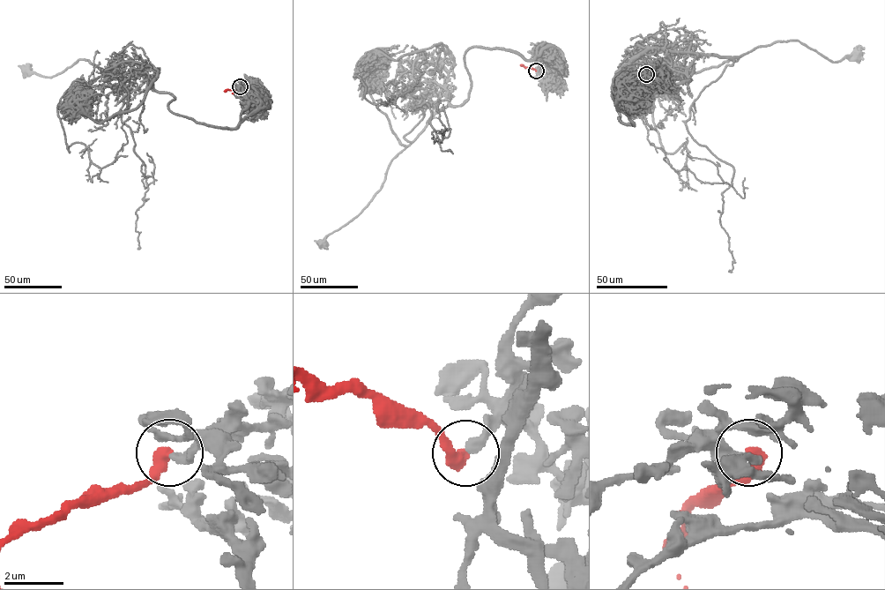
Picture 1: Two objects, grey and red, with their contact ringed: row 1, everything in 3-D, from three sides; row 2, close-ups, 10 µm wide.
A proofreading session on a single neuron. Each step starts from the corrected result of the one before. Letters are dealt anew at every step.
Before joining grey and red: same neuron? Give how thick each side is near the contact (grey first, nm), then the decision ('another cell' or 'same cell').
calibres 320 and 480 nm; another cell

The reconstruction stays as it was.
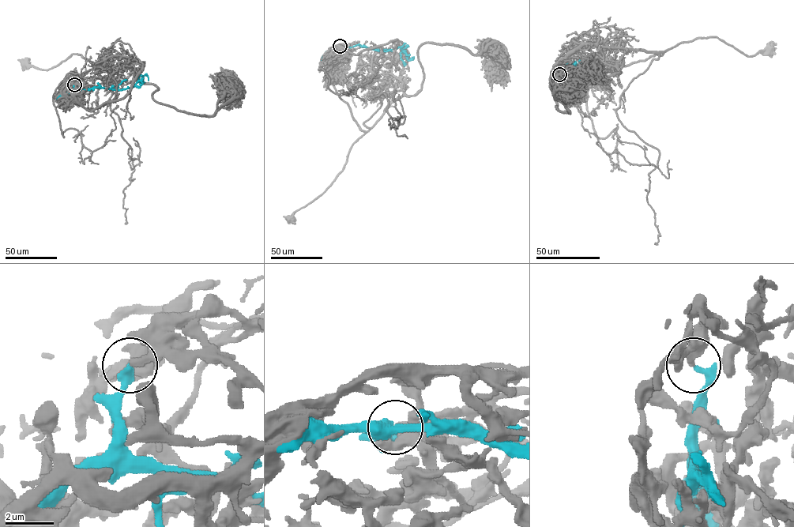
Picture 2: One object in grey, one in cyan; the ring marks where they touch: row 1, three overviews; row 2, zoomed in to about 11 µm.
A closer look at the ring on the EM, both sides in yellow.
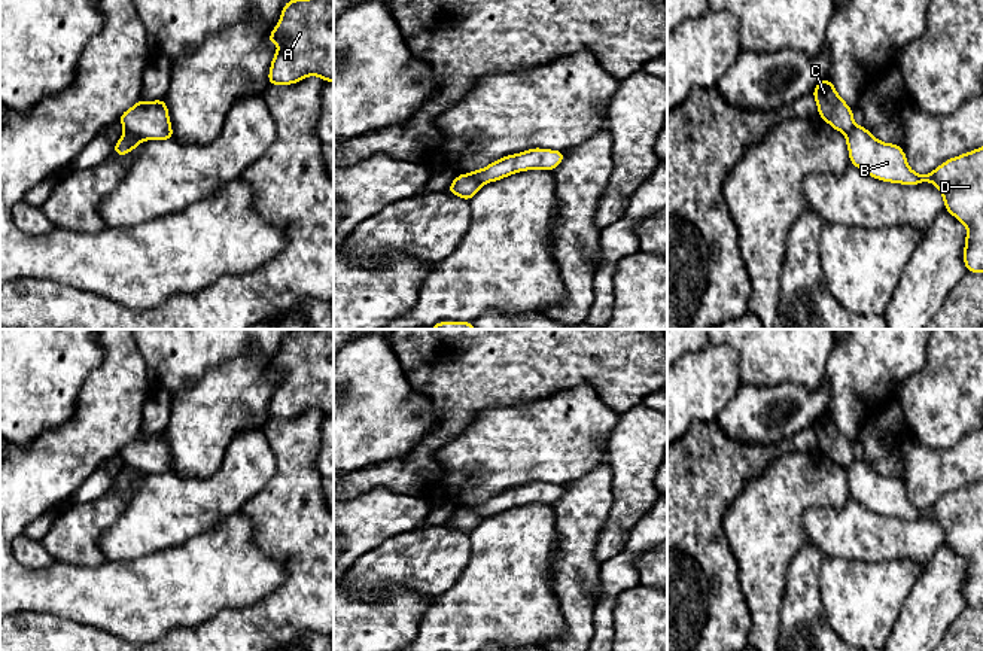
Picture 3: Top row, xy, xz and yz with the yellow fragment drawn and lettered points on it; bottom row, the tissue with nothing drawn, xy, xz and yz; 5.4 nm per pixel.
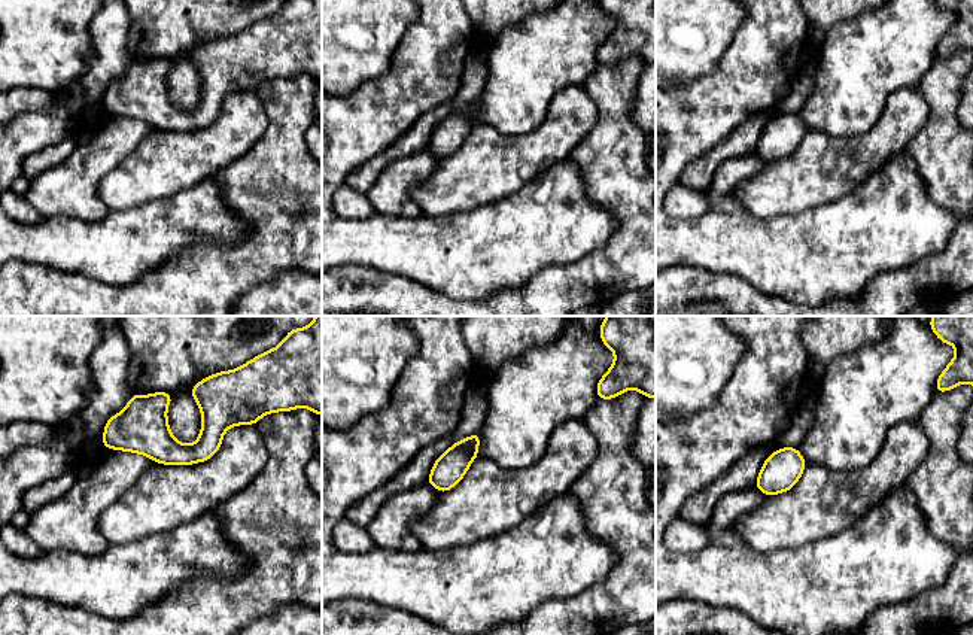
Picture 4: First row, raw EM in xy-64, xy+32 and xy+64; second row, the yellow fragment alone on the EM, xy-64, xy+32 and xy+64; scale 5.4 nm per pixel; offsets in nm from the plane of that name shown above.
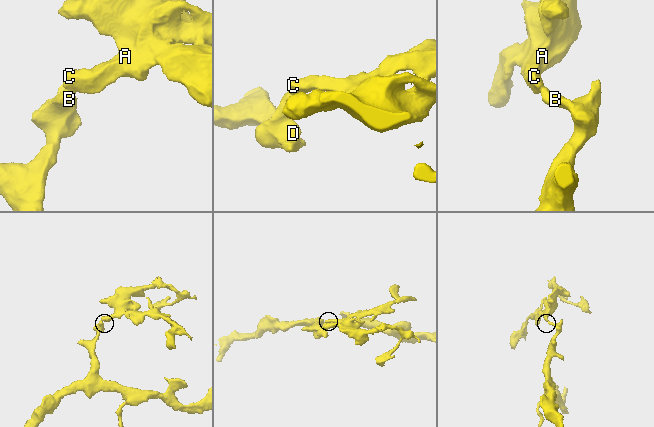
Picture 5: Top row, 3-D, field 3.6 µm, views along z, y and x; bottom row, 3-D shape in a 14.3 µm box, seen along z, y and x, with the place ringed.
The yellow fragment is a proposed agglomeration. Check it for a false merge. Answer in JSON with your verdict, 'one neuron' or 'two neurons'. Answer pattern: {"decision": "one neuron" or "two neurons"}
{"decision": "two neurons"}

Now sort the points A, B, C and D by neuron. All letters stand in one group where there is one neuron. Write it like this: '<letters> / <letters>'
A C / B D

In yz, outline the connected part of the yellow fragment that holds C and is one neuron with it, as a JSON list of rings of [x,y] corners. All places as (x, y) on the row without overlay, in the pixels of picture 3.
[[[828,411],[815,420],[812,429],[816,434],[819,451],[828,456],[830,460],[843,468],[849,468],[856,460],[852,442],[837,428]]]

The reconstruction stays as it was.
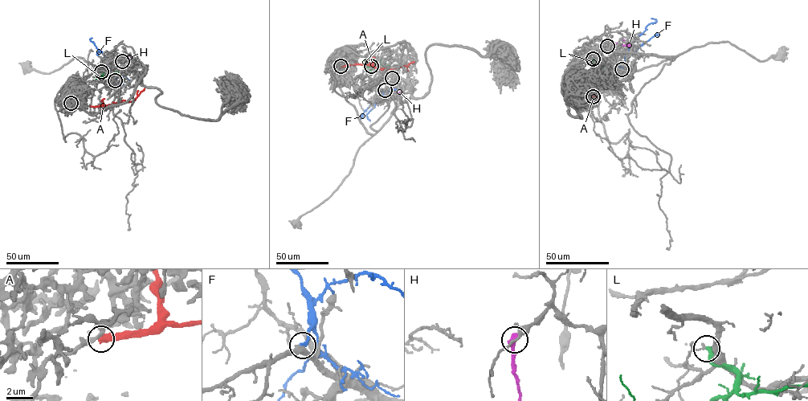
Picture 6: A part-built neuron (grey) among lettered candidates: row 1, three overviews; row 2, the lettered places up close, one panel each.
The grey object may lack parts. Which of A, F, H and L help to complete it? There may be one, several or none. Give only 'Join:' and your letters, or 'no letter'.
Join: no letter

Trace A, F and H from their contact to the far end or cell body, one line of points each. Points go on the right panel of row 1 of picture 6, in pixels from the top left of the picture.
A: (593, 97), (590, 96), (591, 101), (596, 98), (597, 93), (596, 96), (593, 94), (593, 89), (588, 79)
F: (622, 69), (629, 47), (646, 26), (656, 21), (650, 18)
H: (607, 46), (618, 42), (626, 46), (623, 40)

